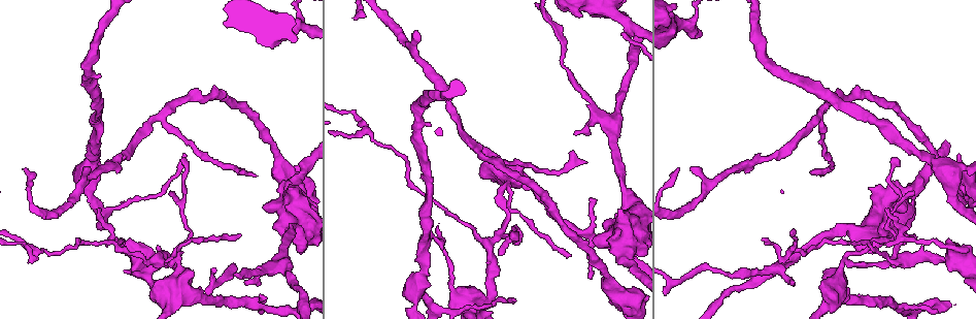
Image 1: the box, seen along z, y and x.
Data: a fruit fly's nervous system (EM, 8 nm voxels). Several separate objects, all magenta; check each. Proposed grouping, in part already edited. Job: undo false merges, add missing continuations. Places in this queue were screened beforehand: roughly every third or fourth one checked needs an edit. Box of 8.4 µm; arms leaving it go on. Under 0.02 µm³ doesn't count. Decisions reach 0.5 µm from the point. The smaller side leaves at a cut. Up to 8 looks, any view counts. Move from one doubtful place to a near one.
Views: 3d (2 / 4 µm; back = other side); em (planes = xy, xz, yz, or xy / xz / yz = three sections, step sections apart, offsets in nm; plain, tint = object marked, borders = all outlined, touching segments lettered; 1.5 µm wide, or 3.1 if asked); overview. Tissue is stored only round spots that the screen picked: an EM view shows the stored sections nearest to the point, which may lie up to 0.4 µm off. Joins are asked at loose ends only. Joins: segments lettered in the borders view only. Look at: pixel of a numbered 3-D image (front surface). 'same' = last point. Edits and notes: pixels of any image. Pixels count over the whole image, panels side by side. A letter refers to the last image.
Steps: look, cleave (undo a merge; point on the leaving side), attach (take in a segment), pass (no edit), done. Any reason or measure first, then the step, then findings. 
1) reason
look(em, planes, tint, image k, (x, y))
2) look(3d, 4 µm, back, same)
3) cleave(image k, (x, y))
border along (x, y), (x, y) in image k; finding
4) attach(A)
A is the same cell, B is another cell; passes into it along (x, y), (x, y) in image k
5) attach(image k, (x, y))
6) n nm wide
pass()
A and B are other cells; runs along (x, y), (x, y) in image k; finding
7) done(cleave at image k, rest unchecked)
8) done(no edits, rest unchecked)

sudden change in width
look(em, xy, step 8, borders, image 1, (609, 286))

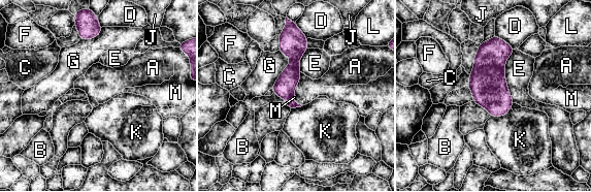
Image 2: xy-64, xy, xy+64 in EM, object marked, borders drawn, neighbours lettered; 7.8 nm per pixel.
pass()
A, B, C, D, E, F, G, J, K, L and M are other cells; runs along (303, 38), (289, 78), (293, 105) in image 2; all the same neuron

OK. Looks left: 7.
long arm stops here
look(em, planes, borders, image 1, (959, 155))

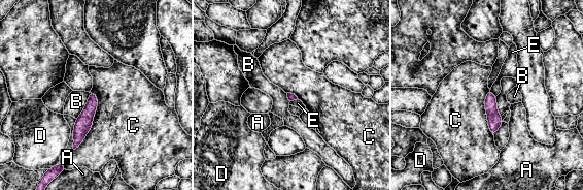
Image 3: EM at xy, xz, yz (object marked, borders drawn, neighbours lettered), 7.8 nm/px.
pass()
A, B, C, D and E are other cells; runs along (92, 94), (92, 105), (75, 145) in image 3; none of them fits

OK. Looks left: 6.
thin end
look(em, xz, step 8, borders, image 1, (256, 175))

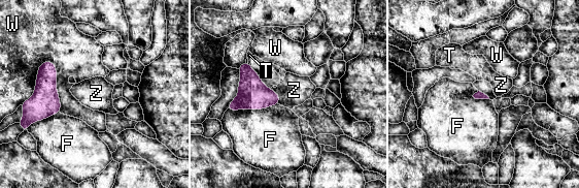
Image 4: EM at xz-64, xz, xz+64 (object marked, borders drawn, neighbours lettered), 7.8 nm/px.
pass()
F, T, W and Z are other cells; border along (270, 88), (278, 95), (278, 103) in image 4; none of them fits

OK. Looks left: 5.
done(no edits, rest unchecked)

